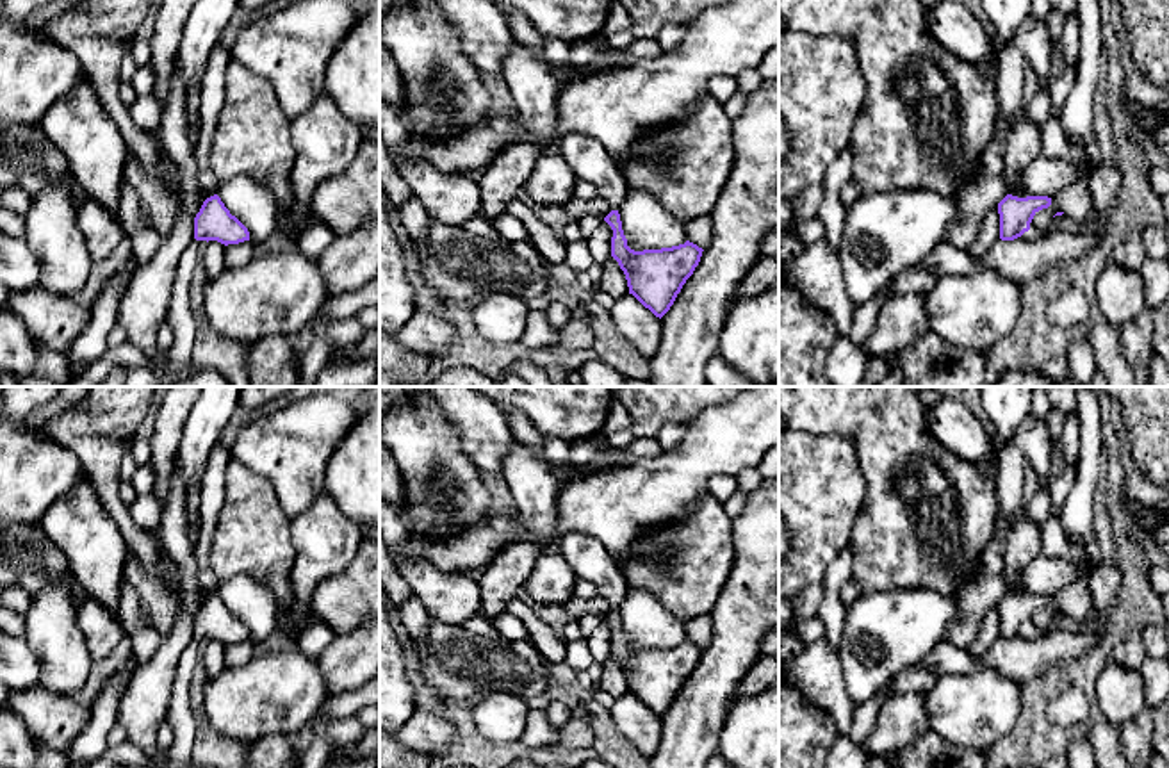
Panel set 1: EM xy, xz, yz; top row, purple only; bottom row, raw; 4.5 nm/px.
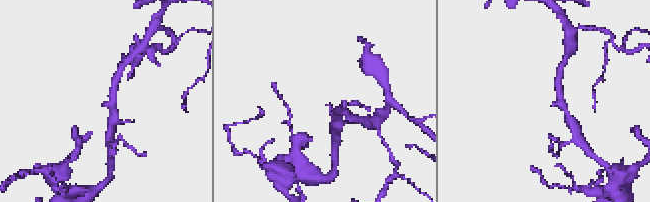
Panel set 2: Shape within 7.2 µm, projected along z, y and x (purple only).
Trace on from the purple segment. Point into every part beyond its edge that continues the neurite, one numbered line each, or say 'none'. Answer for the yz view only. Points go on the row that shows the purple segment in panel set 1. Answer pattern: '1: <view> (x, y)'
none

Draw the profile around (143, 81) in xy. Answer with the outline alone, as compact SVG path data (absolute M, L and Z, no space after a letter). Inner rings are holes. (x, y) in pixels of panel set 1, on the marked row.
M150 66L137 68L130 80L130 86L134 87L137 96L153 93L153 86L155 86L153 69Z

